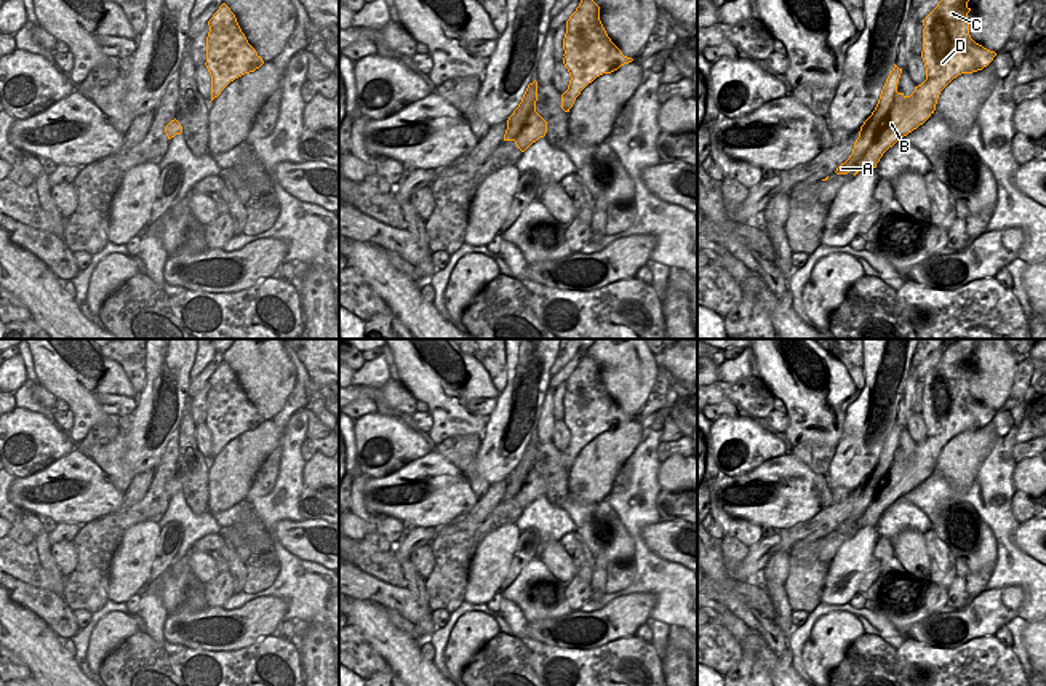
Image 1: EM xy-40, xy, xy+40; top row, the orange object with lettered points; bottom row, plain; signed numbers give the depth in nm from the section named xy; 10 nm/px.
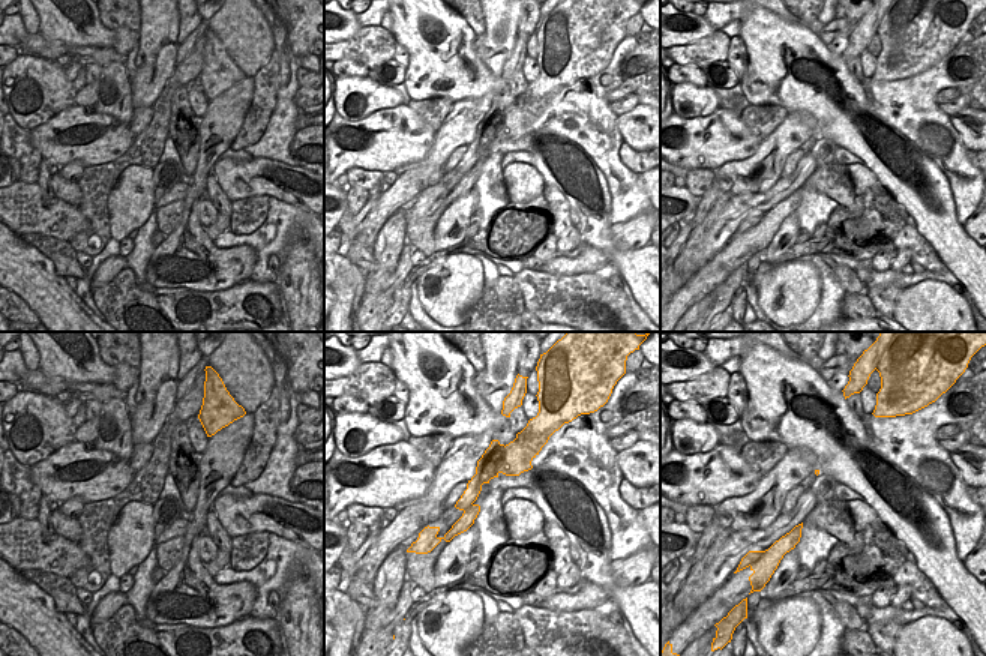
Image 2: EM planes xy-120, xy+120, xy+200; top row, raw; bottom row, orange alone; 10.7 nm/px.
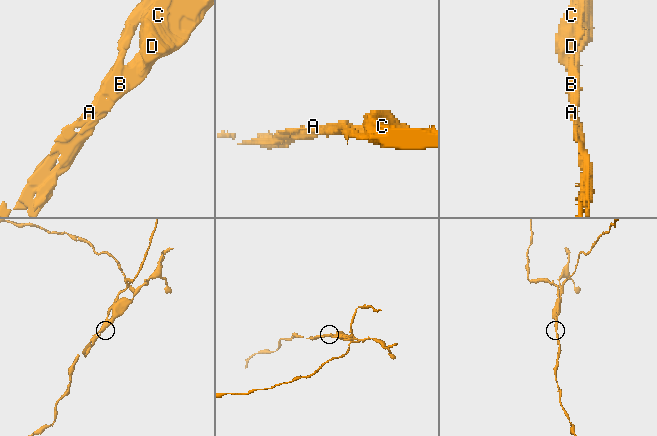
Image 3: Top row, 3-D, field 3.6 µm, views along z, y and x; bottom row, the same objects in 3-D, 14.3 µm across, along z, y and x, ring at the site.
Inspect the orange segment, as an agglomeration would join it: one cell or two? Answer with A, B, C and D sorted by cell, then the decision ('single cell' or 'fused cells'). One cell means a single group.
groups A / B C D; fused cells

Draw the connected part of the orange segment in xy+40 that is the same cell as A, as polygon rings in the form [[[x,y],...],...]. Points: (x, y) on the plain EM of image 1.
[[[894,422],[894,425],[889,430],[886,441],[881,448],[875,469],[860,485],[859,496],[854,501],[852,512],[849,513],[849,516],[844,521],[841,521],[836,526],[836,529],[835,529],[836,532],[848,532],[849,529],[852,529],[857,524],[857,521],[860,520],[860,516],[864,515],[864,512],[867,510],[867,507],[870,505],[870,502],[875,499],[876,485],[878,485],[881,475],[891,465],[891,462],[897,453],[897,441],[899,441],[900,432],[902,432],[902,427],[899,427]]]

